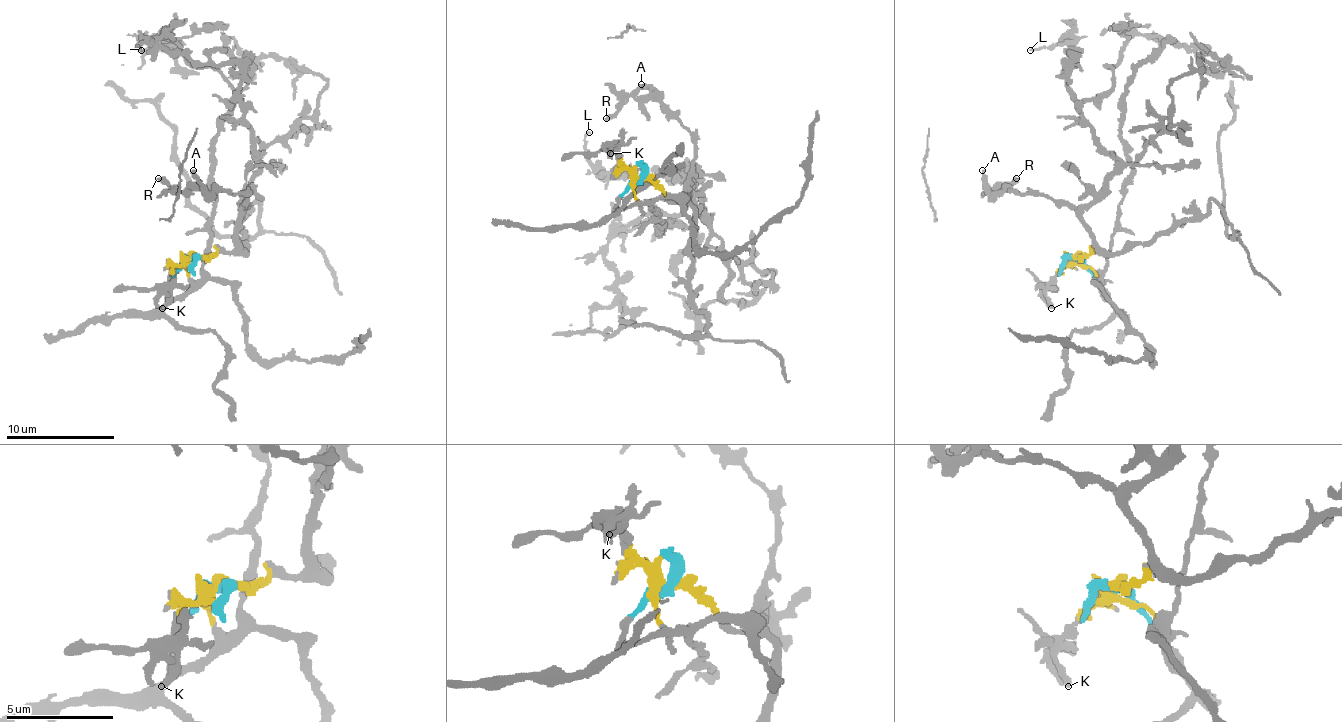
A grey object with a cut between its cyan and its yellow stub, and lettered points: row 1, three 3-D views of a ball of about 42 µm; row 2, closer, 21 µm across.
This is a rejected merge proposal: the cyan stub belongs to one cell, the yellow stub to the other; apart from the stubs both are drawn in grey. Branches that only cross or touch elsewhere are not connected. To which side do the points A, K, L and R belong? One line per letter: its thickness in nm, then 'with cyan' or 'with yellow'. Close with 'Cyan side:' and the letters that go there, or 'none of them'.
A: 320 nm | with yellow
K: 240 nm | with yellow
L: 160 nm | with yellow
R: 340 nm | with yellow
Cyan side: none of them

